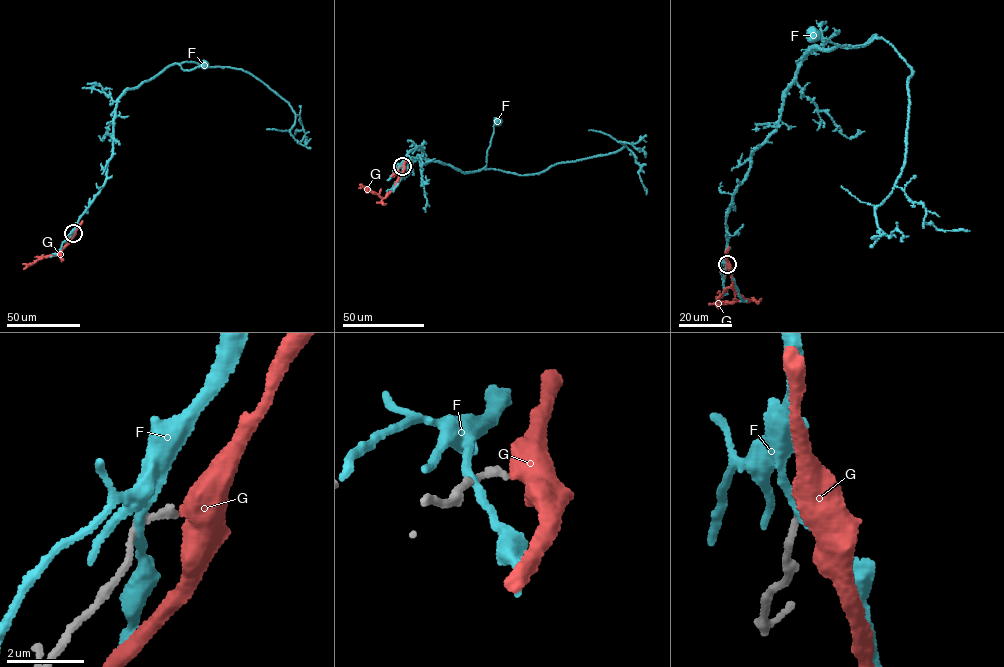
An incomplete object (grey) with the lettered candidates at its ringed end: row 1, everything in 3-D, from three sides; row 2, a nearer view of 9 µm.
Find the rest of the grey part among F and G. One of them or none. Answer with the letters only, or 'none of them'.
G

